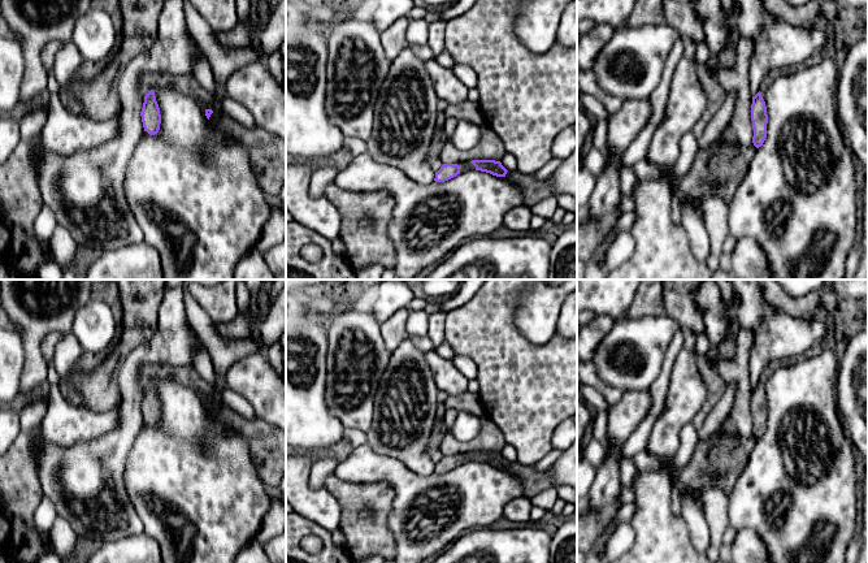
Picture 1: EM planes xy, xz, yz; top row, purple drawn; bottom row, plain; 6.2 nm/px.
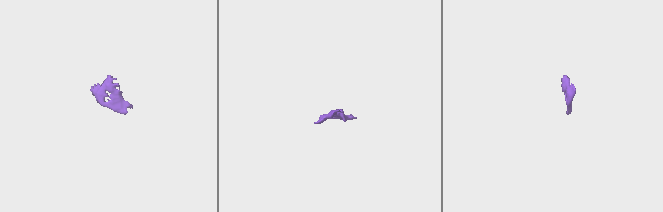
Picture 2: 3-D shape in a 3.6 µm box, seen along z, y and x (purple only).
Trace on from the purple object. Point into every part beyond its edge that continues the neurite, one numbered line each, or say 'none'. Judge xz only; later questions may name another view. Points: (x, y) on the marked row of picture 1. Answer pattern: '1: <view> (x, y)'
1: xz (464, 167)
2: xz (534, 190)

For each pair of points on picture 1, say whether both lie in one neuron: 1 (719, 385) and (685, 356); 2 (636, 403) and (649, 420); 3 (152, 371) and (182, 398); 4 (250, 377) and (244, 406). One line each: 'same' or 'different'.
1: different
2: different
3: different
4: different

